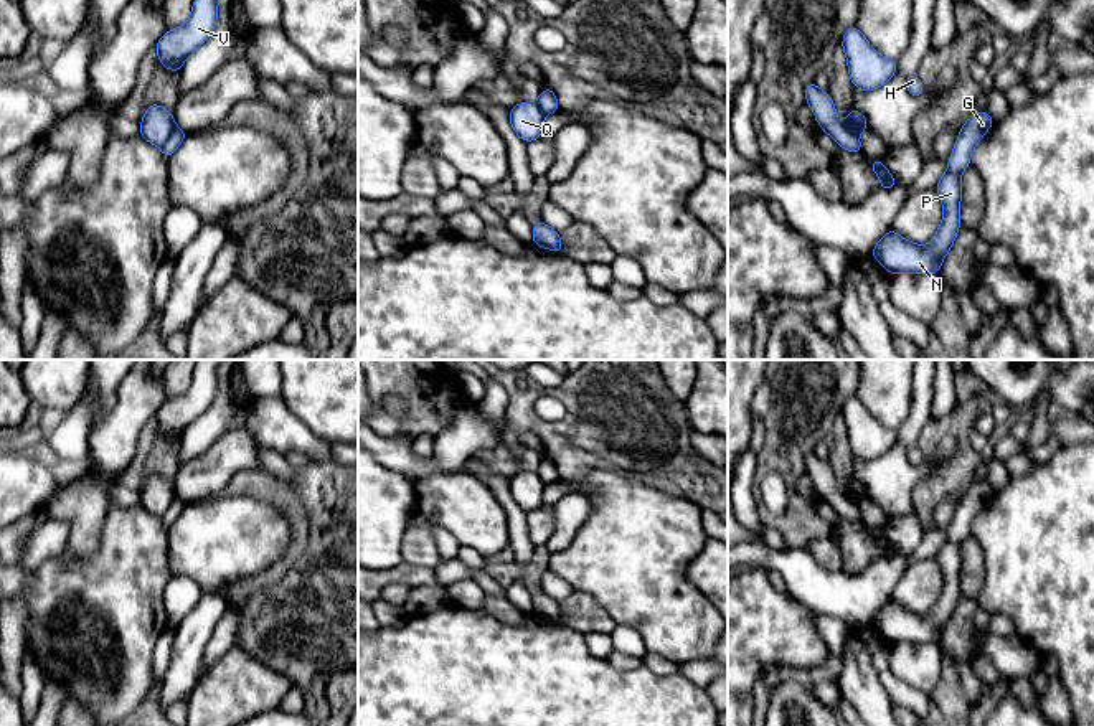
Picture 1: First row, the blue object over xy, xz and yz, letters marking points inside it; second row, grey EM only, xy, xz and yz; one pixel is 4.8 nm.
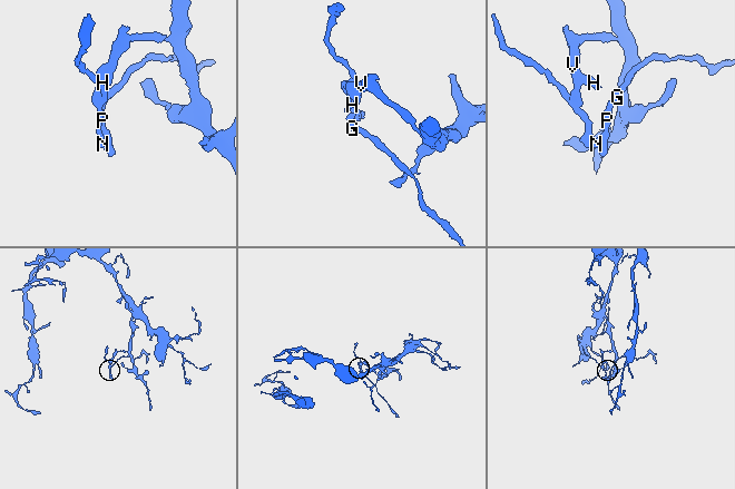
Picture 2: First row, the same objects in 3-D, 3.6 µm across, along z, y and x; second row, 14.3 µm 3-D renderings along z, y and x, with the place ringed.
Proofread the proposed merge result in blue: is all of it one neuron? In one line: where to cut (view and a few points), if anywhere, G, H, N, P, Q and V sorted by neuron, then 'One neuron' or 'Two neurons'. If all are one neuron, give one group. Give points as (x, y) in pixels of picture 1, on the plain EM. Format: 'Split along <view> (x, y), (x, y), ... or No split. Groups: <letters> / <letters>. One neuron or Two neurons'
Split along xy (175, 495), (160, 517). Groups: G N P / H Q V. Two neurons

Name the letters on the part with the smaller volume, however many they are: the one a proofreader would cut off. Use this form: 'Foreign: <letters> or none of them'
Foreign: G, N, P

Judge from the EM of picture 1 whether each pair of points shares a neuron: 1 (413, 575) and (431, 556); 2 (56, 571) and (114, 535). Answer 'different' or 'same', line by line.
1: different
2: same

